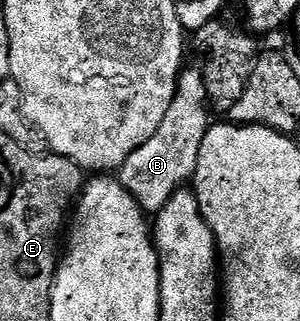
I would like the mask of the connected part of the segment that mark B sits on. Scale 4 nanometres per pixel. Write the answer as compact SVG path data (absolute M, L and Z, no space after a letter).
M186 66L177 79L177 92L171 101L171 109L167 109L159 129L155 129L155 137L151 137L151 141L143 141L143 145L139 145L139 149L135 149L135 153L131 153L119 169L122 185L145 212L162 211L173 194L192 180L203 137L211 126L209 115L210 100L202 68Z

